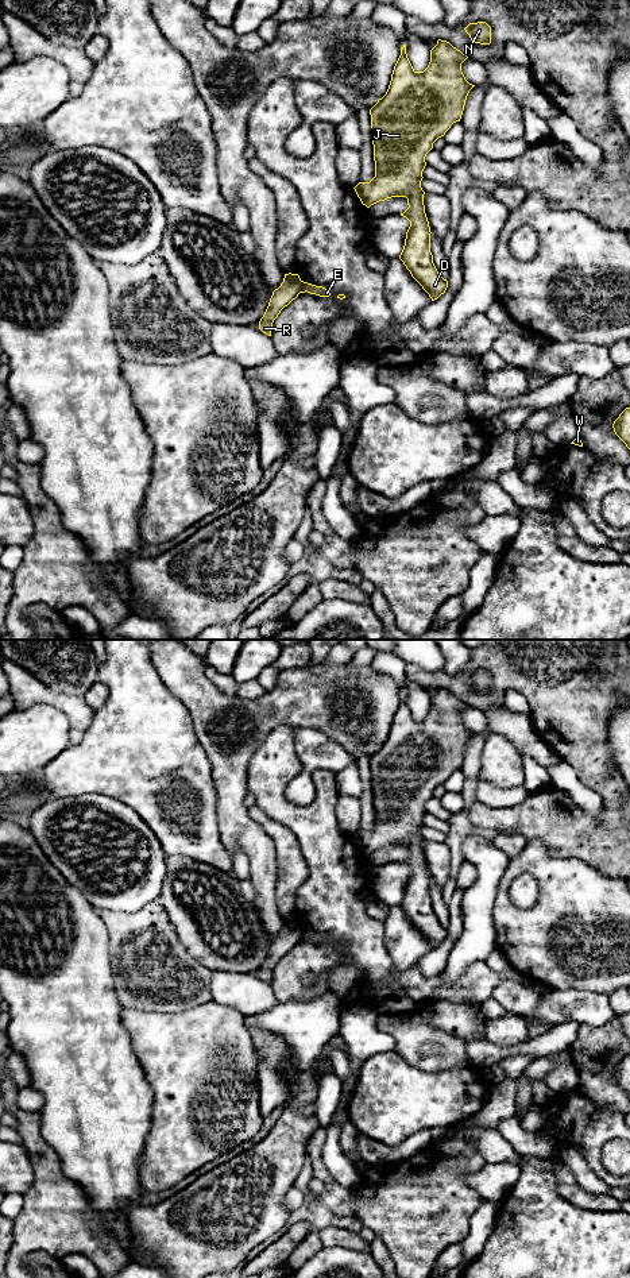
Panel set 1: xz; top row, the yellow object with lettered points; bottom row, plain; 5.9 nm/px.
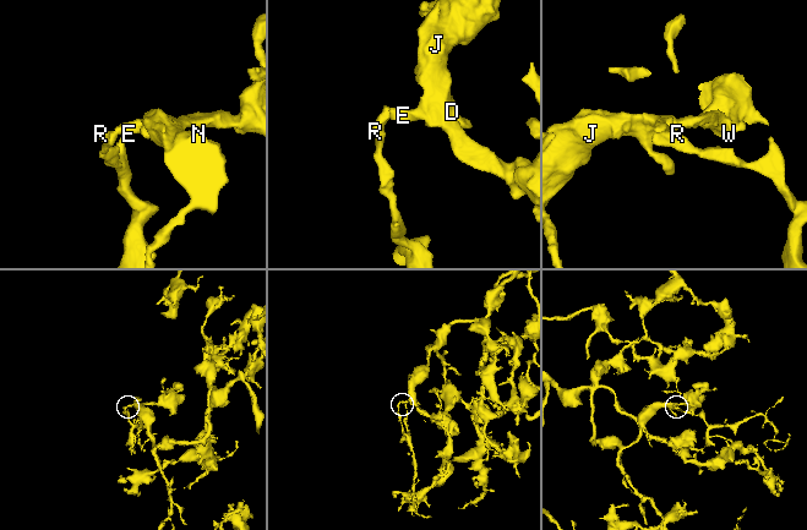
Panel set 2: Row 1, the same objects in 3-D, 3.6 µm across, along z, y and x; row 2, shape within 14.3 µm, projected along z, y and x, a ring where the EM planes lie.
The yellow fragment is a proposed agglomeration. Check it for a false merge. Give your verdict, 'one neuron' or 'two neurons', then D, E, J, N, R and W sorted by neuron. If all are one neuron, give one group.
two neurons; D E J N W / R

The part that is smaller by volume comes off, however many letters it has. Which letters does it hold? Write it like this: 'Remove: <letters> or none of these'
Remove: R

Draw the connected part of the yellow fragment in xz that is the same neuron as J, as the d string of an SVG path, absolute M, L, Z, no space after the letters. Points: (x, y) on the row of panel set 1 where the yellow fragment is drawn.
M438 39L430 50L428 67L424 72L416 72L407 58L406 45L401 47L389 89L370 109L375 177L370 182L359 182L353 188L367 208L391 197L407 198L409 208L401 216L410 221L410 227L399 259L432 301L445 293L448 281L438 274L430 252L432 232L424 205L422 171L426 166L425 157L433 148L433 143L444 136L453 123L460 121L467 96L475 86L465 80L461 72L461 63L467 58L449 42Z

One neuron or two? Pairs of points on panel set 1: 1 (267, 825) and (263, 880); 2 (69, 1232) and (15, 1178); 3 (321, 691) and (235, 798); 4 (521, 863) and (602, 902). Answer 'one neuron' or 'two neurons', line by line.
1: two neurons
2: two neurons
3: one neuron
4: one neuron

